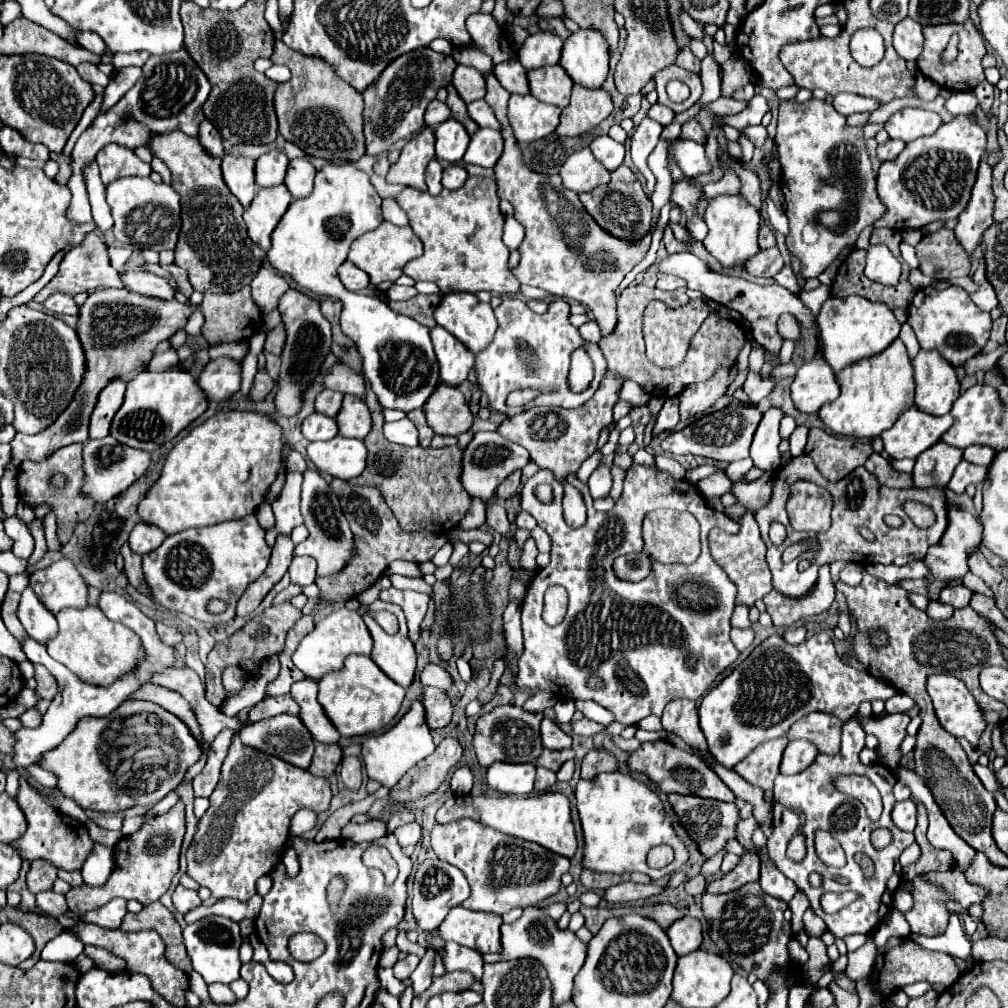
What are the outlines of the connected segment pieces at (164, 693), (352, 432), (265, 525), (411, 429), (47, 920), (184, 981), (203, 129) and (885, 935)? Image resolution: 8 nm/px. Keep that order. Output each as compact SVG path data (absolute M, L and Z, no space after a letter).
M145 685L143 689L137 689L129 699L145 699L145 701L153 701L161 707L165 707L167 711L179 715L187 727L191 729L191 733L201 741L201 731L199 731L199 725L197 725L197 719L189 707L189 703L175 691L171 689L165 689L165 687L159 687L159 685Z
M345 395L341 411L337 415L337 425L341 437L365 439L371 429L371 415L365 401L355 395Z
M263 504L257 508L255 513L258 523L264 530L267 530L275 524L274 514L270 504Z
M403 417L399 421L391 421L391 423L383 423L383 435L399 445L407 445L407 447L415 447L419 445L417 441L417 429L415 425Z
M5 907L5 917L9 923L15 923L19 927L23 927L35 941L35 951L33 955L29 957L29 965L33 967L37 961L39 961L39 955L41 955L41 949L45 947L45 943L49 939L53 939L63 927L61 923L51 917L51 915L35 915L35 913L23 913L23 911L17 911L17 909L11 909L11 907Z
M77 923L75 925L77 935L81 937L81 941L85 945L93 945L93 947L101 947L107 949L115 955L119 955L121 959L127 961L127 969L133 969L137 973L143 973L151 979L155 991L159 991L169 1003L177 1005L177 1007L185 1007L185 993L189 991L189 979L187 975L177 969L175 965L171 965L165 957L163 957L163 941L157 933L153 931L137 931L137 933L123 933L119 929L105 929L99 925L91 925L91 923Z
M205 119L199 125L199 143L203 145L203 149L213 155L213 157L223 157L223 143L221 143L221 135L219 131Z
M897 909L889 911L874 933L877 948L883 947L890 937L908 937L911 934L909 924L904 915Z

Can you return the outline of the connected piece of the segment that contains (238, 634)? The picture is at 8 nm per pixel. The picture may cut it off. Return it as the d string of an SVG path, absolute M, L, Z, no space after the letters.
M283 603L283 605L273 605L269 609L265 609L261 615L257 615L255 619L247 621L239 631L235 631L231 637L227 637L225 641L221 643L215 643L213 651L209 653L207 657L207 693L205 697L215 705L215 707L221 707L221 703L225 701L225 687L223 687L223 681L221 681L221 675L223 675L223 669L225 667L231 667L231 665L241 665L241 661L255 661L255 663L261 663L263 659L271 657L271 655L277 655L283 651L283 645L285 645L285 635L287 631L301 619L301 611L295 609L291 603Z

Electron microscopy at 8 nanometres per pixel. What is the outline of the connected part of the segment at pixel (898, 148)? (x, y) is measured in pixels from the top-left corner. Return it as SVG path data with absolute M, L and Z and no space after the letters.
M891 139L891 141L887 141L887 143L883 143L883 145L877 147L877 159L879 159L881 163L891 161L891 159L895 159L903 149L905 149L905 143L903 143L903 141Z

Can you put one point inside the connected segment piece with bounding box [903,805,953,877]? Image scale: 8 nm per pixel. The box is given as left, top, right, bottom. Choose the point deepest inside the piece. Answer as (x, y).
(931, 859)

